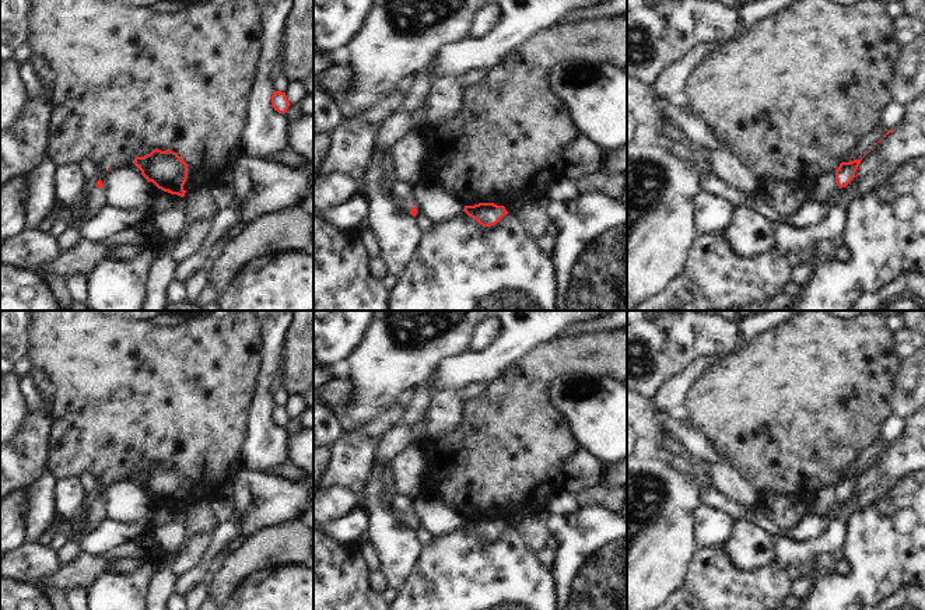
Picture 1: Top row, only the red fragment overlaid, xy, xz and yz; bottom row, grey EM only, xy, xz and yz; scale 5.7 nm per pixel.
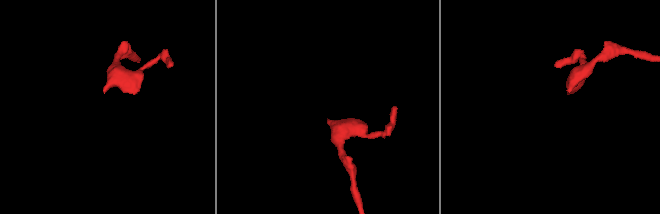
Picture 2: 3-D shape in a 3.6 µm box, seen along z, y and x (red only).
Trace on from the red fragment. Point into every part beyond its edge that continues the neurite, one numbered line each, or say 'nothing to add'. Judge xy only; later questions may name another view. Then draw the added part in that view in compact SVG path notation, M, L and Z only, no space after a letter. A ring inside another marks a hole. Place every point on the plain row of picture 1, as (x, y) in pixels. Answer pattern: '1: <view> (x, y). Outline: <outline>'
1: xy (95, 512). Outline: M94 499L87 509L87 519L83 523L83 534L90 534L102 519L106 518L104 501Z

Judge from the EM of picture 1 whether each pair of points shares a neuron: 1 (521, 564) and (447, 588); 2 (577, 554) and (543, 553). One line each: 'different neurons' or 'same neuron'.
1: same neuron
2: different neurons

